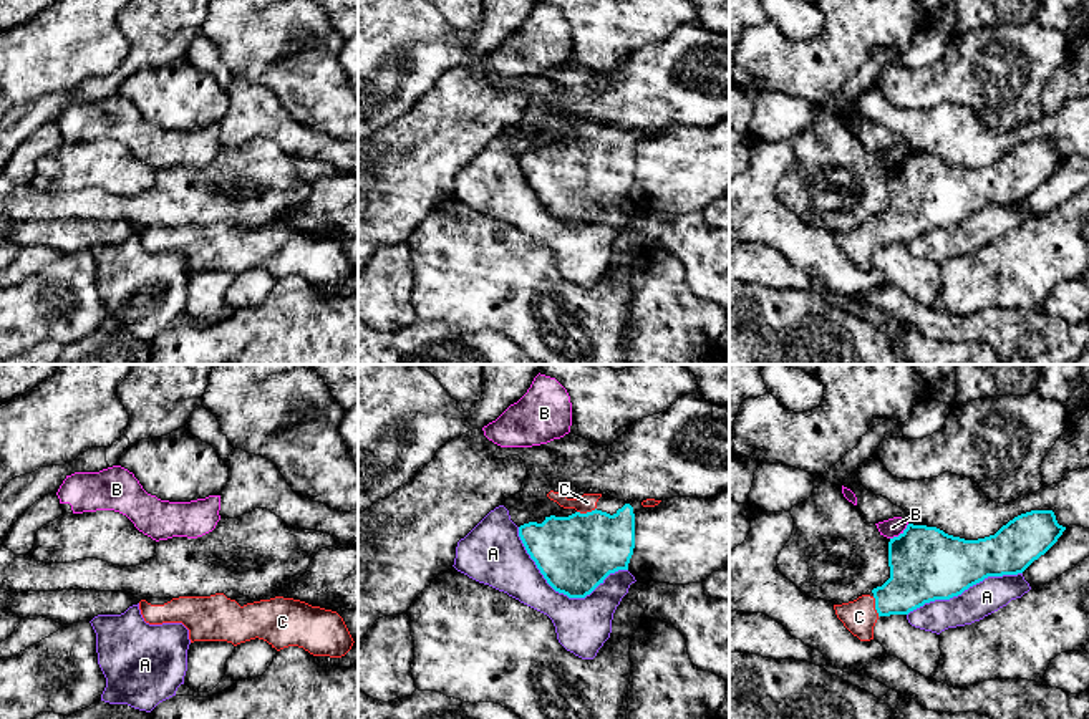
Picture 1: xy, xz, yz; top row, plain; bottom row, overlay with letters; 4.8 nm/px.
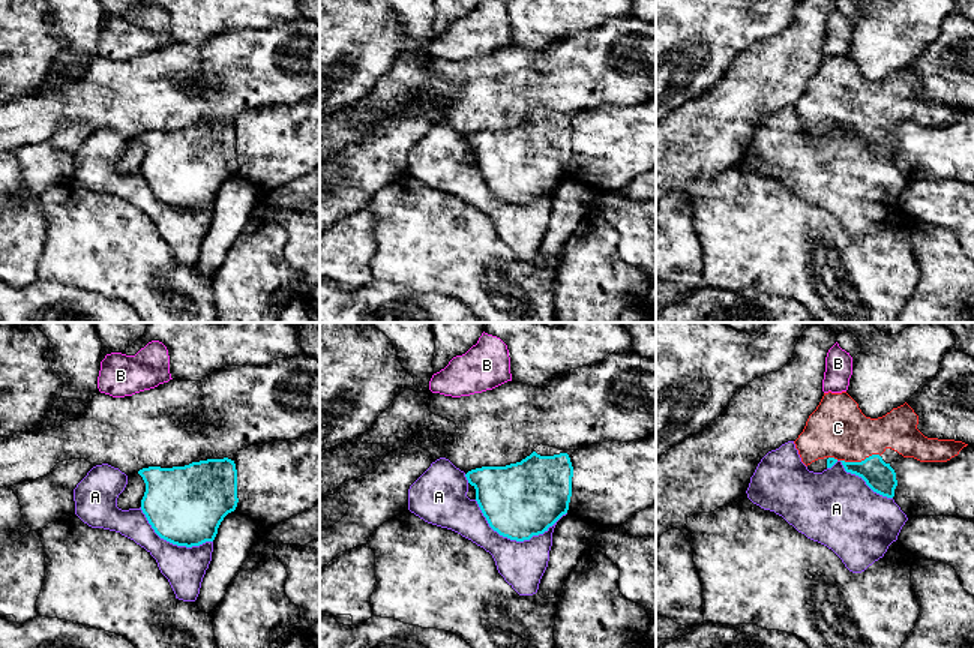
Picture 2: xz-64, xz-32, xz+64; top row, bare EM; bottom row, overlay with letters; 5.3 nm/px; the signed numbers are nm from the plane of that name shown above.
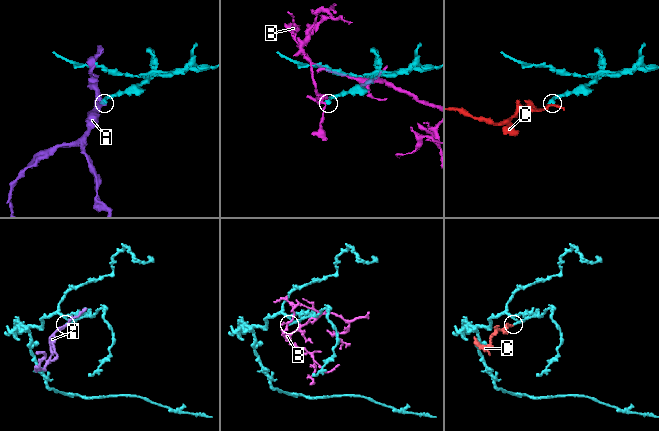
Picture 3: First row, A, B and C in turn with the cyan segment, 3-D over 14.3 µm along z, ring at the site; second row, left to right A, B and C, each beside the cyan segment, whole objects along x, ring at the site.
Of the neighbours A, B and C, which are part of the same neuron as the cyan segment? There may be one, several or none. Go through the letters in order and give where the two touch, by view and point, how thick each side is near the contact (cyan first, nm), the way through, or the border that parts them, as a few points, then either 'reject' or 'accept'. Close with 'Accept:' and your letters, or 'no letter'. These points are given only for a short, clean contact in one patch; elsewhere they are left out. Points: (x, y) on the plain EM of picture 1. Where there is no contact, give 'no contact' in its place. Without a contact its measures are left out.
A: meets cyan in xz at (561, 221); 380 nm thick on the cyan side, 260 nm on the other; reject
B: meets cyan in yz at (900, 163); 360 nm thick on the cyan side, 90 nm on the other; border along yz (909, 153), (890, 168); reject
C: meets cyan in xz at (587, 141); 380 nm thick on the cyan side, 90 nm on the other; accept
Accept: C

